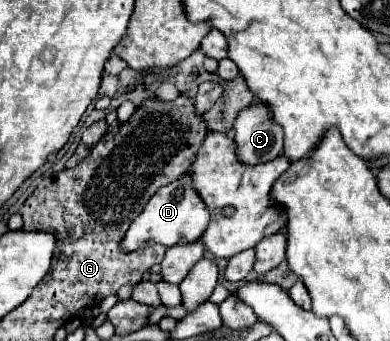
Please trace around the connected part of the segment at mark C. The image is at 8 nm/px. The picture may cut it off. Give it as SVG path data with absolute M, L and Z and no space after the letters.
M250 105L234 119L234 143L244 165L268 163L282 155L284 131L270 119L268 107Z

